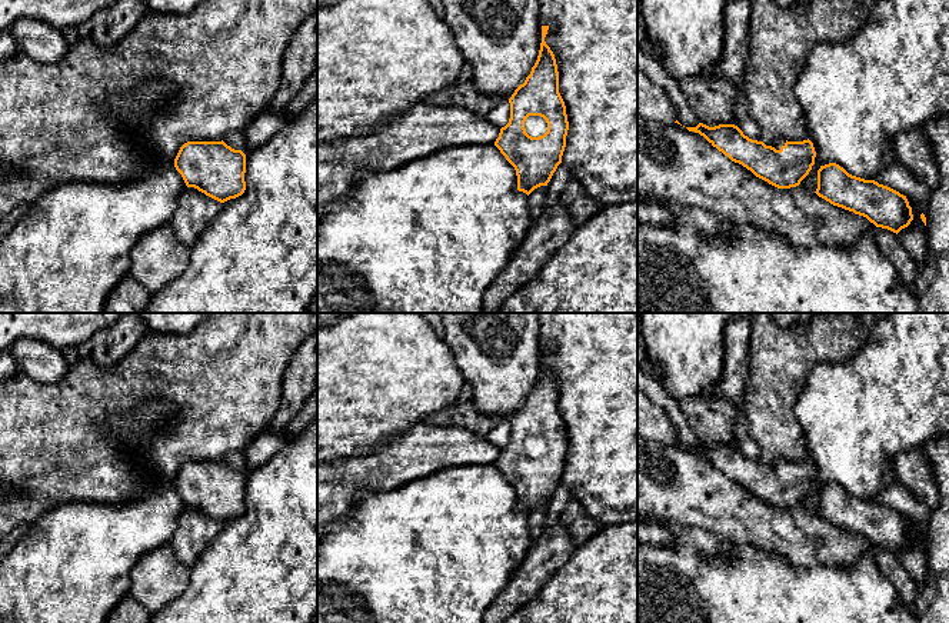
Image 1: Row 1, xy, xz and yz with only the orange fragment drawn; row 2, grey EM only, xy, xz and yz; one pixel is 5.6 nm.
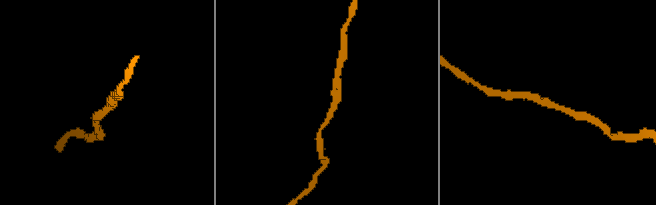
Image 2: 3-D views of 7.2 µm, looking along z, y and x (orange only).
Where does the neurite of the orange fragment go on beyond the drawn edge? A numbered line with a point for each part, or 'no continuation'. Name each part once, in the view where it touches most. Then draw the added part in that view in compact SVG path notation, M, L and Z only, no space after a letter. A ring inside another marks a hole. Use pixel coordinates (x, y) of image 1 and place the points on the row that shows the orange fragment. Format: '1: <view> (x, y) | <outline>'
1: xz (535, 126) | M529 116L525 121L525 129L529 136L539 137L547 131L547 123L540 116Z

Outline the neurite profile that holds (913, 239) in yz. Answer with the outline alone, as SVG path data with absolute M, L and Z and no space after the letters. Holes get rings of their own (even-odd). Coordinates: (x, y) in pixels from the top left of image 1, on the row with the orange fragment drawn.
M906 197L912 207L913 220L905 229L898 233L898 239L913 259L916 267L919 267L926 259L928 239L925 234L925 223L920 219L922 211L916 203Z

